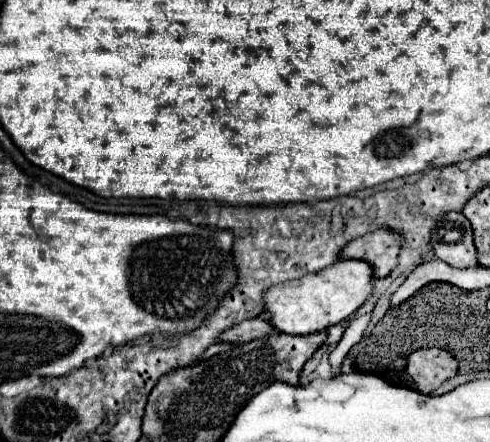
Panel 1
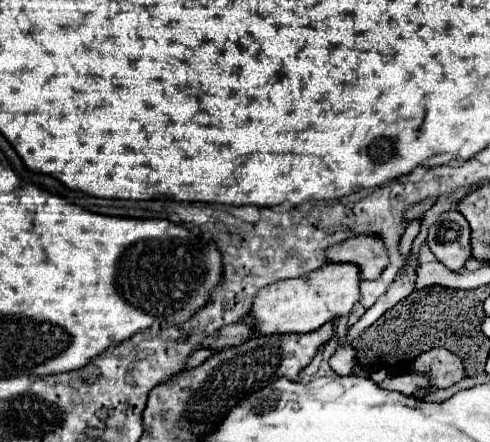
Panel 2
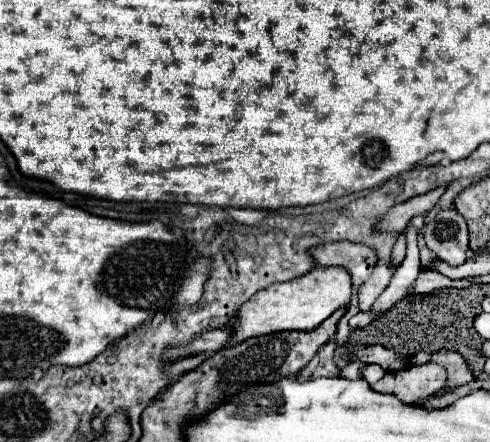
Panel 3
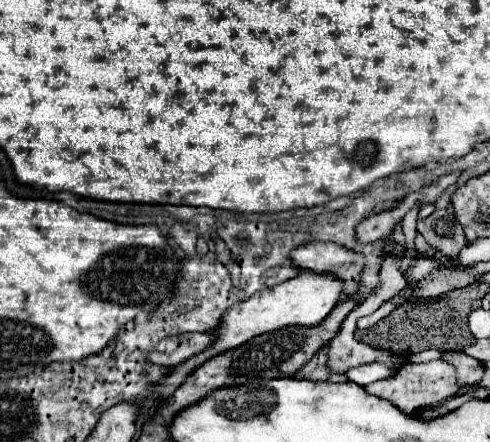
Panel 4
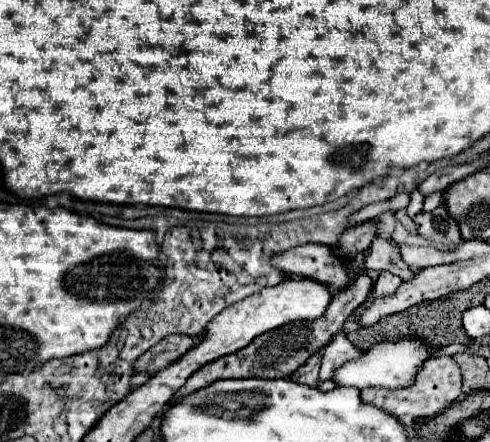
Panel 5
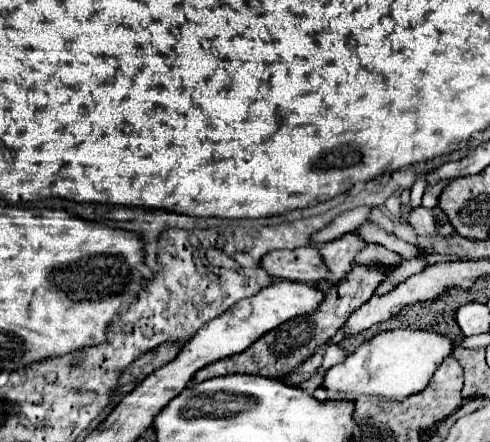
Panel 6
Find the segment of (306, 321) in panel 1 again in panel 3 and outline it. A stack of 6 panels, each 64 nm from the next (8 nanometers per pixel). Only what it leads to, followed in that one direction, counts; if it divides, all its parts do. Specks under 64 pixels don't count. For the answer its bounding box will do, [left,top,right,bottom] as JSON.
[230,266,350,344]

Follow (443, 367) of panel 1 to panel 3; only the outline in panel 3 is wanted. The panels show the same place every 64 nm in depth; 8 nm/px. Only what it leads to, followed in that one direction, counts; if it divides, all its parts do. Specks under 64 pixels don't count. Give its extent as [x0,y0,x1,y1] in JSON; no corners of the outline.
[432,350,474,390]

